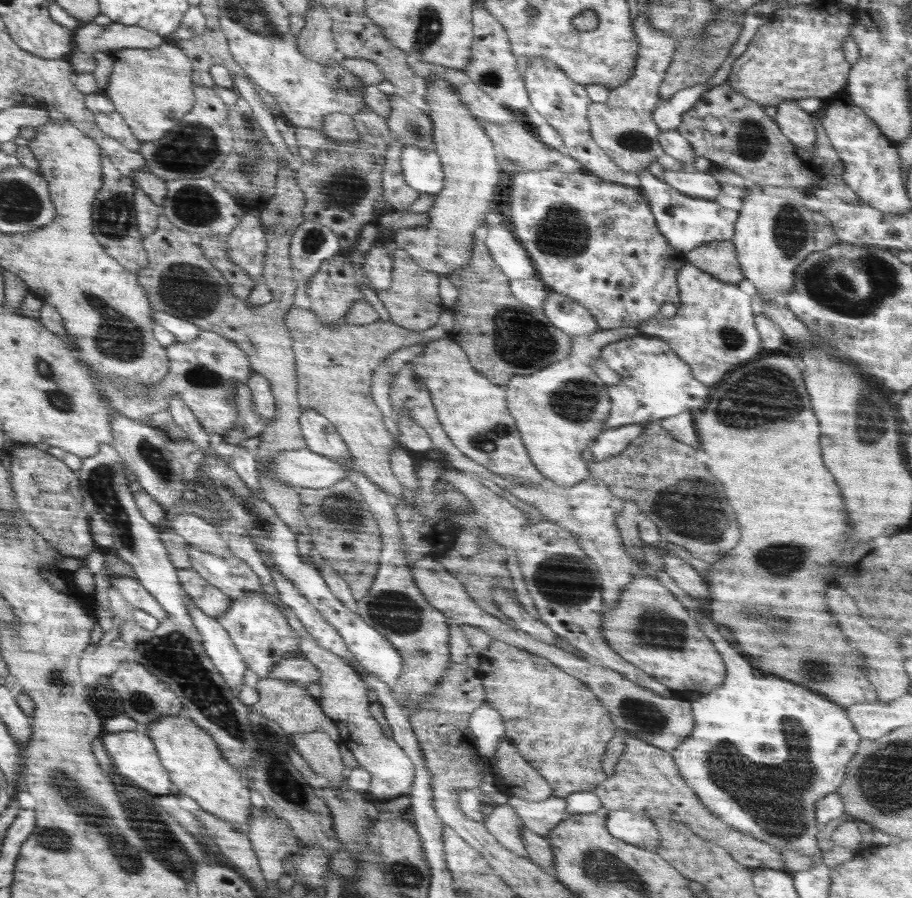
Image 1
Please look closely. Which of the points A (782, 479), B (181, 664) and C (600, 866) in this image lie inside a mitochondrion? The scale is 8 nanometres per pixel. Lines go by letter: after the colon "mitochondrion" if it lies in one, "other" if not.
A: other
B: mitochondrion
C: mitochondrion

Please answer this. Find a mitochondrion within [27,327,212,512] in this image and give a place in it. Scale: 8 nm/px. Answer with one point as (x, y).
(56, 394)

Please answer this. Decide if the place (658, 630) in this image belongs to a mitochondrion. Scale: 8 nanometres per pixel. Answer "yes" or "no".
yes

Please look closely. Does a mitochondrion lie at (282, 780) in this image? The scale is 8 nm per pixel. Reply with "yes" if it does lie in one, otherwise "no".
yes

